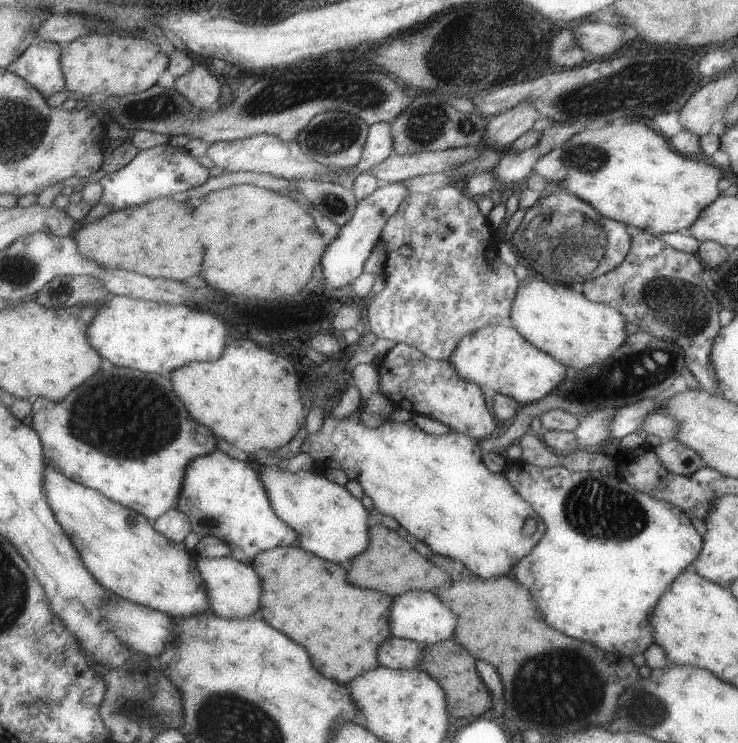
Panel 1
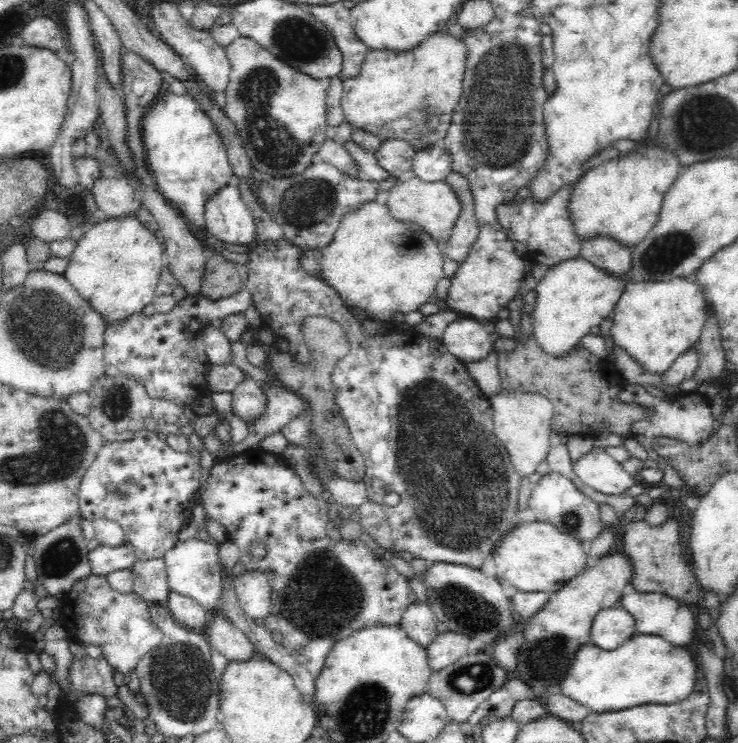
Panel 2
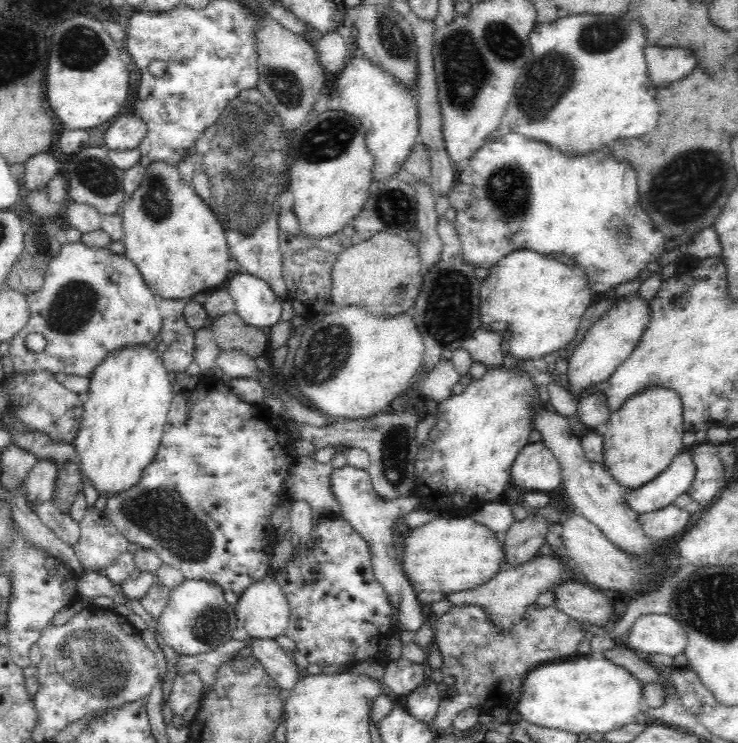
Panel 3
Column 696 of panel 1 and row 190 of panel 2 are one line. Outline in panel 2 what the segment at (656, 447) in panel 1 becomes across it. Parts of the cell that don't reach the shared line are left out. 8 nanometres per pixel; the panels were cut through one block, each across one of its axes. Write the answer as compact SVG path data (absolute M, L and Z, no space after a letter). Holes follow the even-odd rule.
M452 171L445 181L454 189L455 195L461 200L462 210L452 227L448 240L441 246L444 256L458 264L468 259L480 227L474 218L474 197L470 191L468 179L459 172Z

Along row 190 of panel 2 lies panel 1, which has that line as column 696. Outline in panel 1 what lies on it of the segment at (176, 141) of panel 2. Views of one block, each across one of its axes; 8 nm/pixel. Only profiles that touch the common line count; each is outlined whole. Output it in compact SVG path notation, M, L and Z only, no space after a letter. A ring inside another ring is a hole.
M635 120L625 121L618 126L608 123L594 131L584 128L577 131L547 154L543 153L532 164L532 172L586 202L603 215L603 218L625 226L630 224L655 236L690 228L703 208L720 195L717 183L721 178L721 169L715 168L710 160L703 162L680 155L671 148L665 136L655 134L651 128Z

